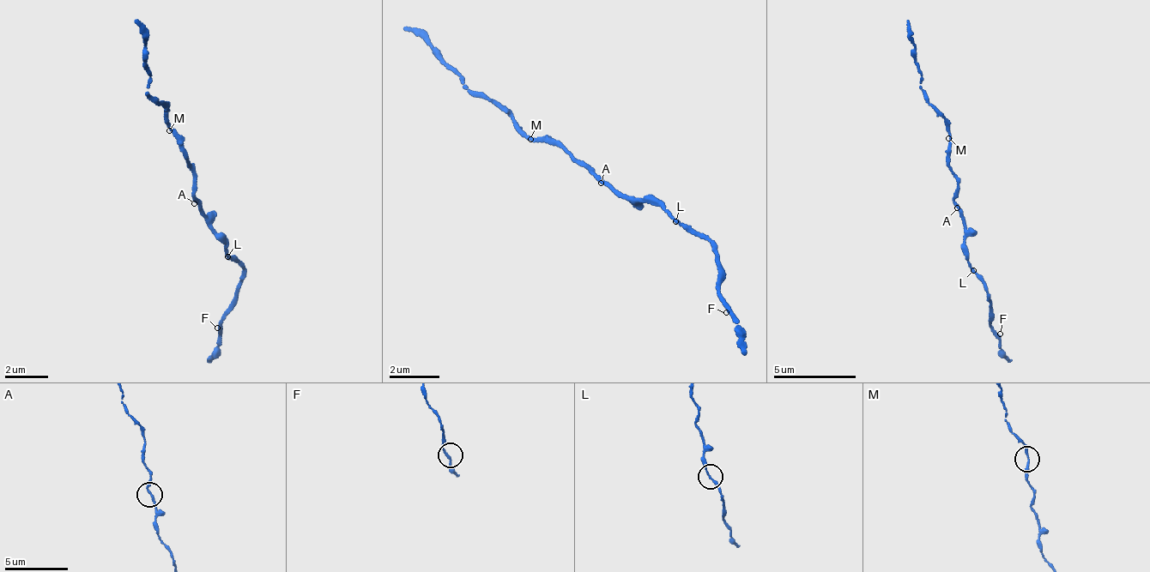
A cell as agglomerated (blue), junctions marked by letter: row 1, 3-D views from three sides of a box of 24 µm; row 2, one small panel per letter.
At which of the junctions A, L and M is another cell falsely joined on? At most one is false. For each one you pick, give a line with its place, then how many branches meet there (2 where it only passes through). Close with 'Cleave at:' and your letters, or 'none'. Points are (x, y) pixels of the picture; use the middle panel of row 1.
Cleave at: none

